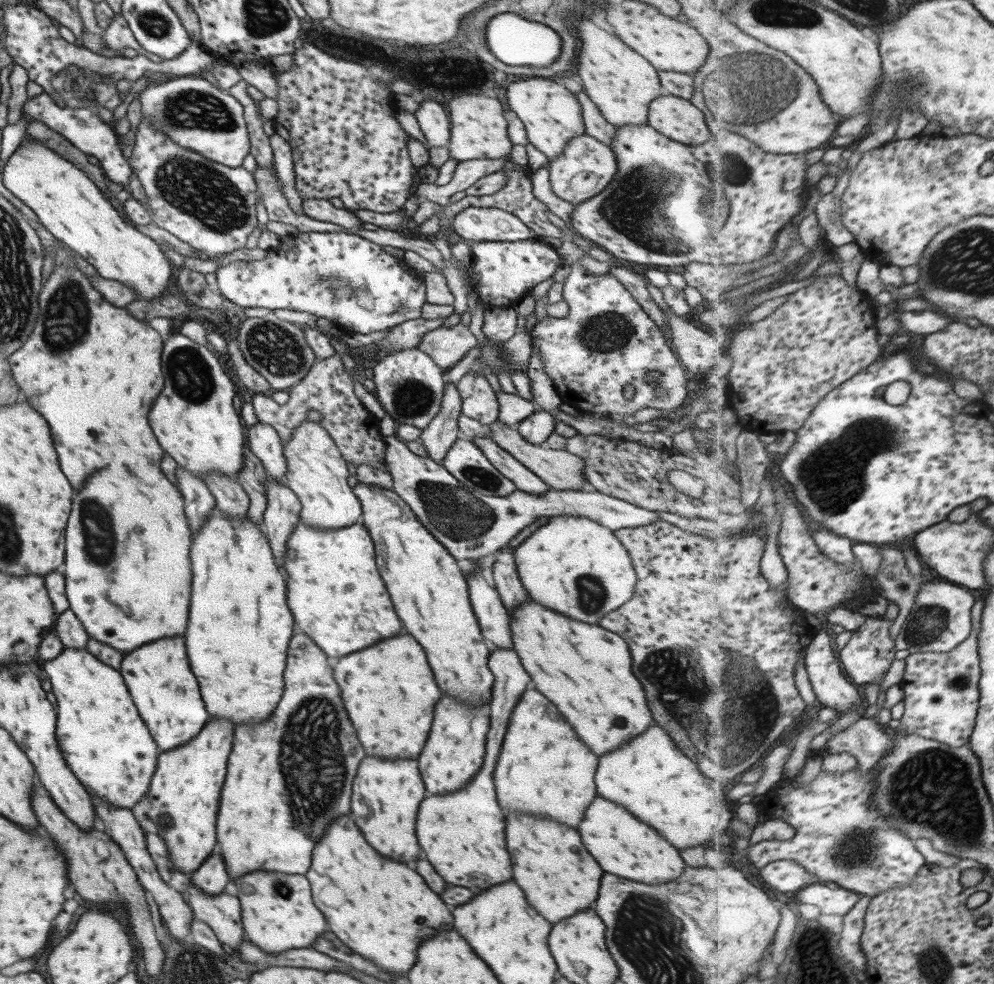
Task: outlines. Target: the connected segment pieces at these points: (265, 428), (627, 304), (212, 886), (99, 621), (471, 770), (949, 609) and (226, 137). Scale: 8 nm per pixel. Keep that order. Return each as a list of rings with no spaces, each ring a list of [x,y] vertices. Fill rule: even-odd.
[[[257,422],[245,429],[249,450],[264,467],[266,476],[269,476],[271,480],[279,480],[283,484],[287,466],[283,456],[283,442],[277,432],[263,422]]]
[[[575,262],[570,264],[569,274],[562,284],[562,300],[567,304],[567,315],[563,318],[544,316],[527,334],[531,339],[531,348],[533,345],[537,347],[539,359],[543,361],[543,372],[551,378],[553,388],[564,407],[576,413],[608,417],[613,413],[630,415],[642,408],[670,411],[688,401],[693,386],[692,377],[676,358],[668,339],[615,276],[609,272],[603,276],[588,274],[579,262]],[[649,370],[659,373],[657,386],[665,390],[663,396],[657,396],[655,386],[649,386],[645,382],[645,372]],[[627,384],[634,388],[634,395],[630,400],[625,399],[621,392]]]
[[[209,717],[199,734],[187,744],[161,751],[147,790],[149,810],[146,818],[153,822],[159,838],[165,843],[170,866],[175,872],[189,876],[191,884],[209,896],[221,894],[229,881],[221,858],[215,854],[215,819],[232,747],[233,728],[225,718]]]
[[[137,462],[131,464],[131,468],[113,466],[97,470],[97,474],[91,474],[85,480],[83,490],[77,492],[71,502],[71,514],[65,528],[62,574],[68,609],[82,624],[88,638],[103,642],[125,655],[159,638],[183,636],[189,614],[190,544],[191,534],[183,514],[182,495],[178,488],[171,486],[165,480],[159,468],[151,468],[145,462]],[[117,512],[129,514],[129,522],[127,524],[117,522],[119,518]],[[133,516],[139,516],[139,522],[135,522]],[[121,534],[123,544],[129,542],[129,550],[125,554],[119,554]]]
[[[443,696],[437,702],[437,710],[433,712],[433,722],[429,730],[429,740],[425,742],[421,756],[417,760],[419,776],[427,794],[443,796],[445,792],[461,790],[481,768],[483,752],[485,752],[486,734],[489,728],[489,702],[481,710],[469,710],[465,706],[453,704],[449,696]]]
[[[926,581],[917,594],[915,607],[912,608],[898,638],[895,640],[897,650],[909,653],[951,652],[963,644],[973,632],[971,614],[977,601],[972,590],[947,581]]]
[[[170,77],[166,82],[159,82],[143,89],[137,96],[142,117],[149,121],[149,127],[161,131],[174,144],[193,149],[193,152],[229,168],[241,166],[243,158],[250,153],[248,128],[243,118],[241,103],[228,92],[213,87],[203,77]]]

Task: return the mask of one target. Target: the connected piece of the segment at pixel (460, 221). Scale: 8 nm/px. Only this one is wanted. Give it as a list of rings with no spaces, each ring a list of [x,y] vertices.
[[[467,207],[453,217],[452,227],[462,239],[473,242],[515,242],[538,239],[513,214],[497,208]]]

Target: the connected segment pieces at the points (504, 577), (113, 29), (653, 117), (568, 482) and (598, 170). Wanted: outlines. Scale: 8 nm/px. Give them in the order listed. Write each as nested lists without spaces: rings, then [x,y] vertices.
[[[509,544],[501,546],[494,556],[492,565],[493,587],[499,595],[503,608],[509,615],[511,610],[515,610],[517,606],[523,604],[523,600],[528,598],[528,594],[524,592],[523,585],[519,582],[517,572],[515,572],[513,548]]]
[[[115,15],[109,22],[109,26],[102,30],[102,40],[105,42],[109,55],[119,56],[120,49],[130,48],[136,51],[137,55],[143,55],[152,62],[162,62],[163,59],[155,54],[148,53],[136,44],[131,30],[129,30],[125,19]]]
[[[657,96],[648,110],[647,125],[669,140],[697,146],[709,138],[703,114],[683,98]]]
[[[499,420],[491,422],[488,427],[491,440],[493,440],[499,448],[508,452],[514,460],[521,463],[524,468],[527,468],[527,470],[535,474],[535,476],[538,476],[549,488],[557,491],[589,490],[589,482],[583,477],[584,463],[577,455],[569,454],[569,451],[559,449],[543,449],[540,445],[531,444],[523,440],[520,434],[517,434],[517,430],[514,429],[514,426],[501,424]]]
[[[583,134],[573,138],[565,147],[563,152],[555,158],[548,160],[548,180],[553,194],[561,200],[566,200],[572,205],[581,204],[583,200],[599,194],[605,186],[608,186],[617,172],[615,155],[611,148],[604,146],[601,142],[591,136]]]

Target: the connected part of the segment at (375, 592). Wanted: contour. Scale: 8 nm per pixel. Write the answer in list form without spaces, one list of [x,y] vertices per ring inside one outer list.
[[[298,520],[285,546],[287,550],[282,566],[285,571],[286,605],[293,615],[295,626],[307,634],[327,656],[347,656],[401,632],[401,622],[395,616],[385,586],[377,574],[371,537],[361,522],[345,528],[319,530],[305,526]]]

